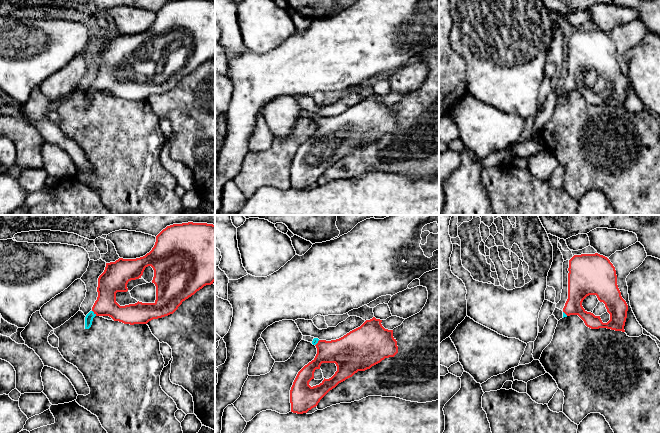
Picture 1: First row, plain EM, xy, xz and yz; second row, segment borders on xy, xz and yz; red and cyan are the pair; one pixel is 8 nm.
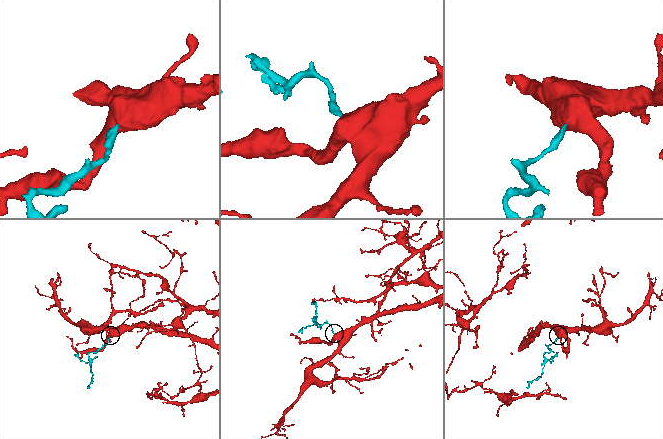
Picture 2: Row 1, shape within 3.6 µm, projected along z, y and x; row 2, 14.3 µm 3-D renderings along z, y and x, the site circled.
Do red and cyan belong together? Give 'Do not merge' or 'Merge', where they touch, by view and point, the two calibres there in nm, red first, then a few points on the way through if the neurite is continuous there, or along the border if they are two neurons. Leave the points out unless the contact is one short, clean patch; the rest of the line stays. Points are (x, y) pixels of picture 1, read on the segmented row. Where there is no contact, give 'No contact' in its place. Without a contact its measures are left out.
Merge. Touches red at xy (94, 313). Thickness 170 nm (red) against 70 nm. Path across: xy (105, 305), (94, 313), (89, 317)

